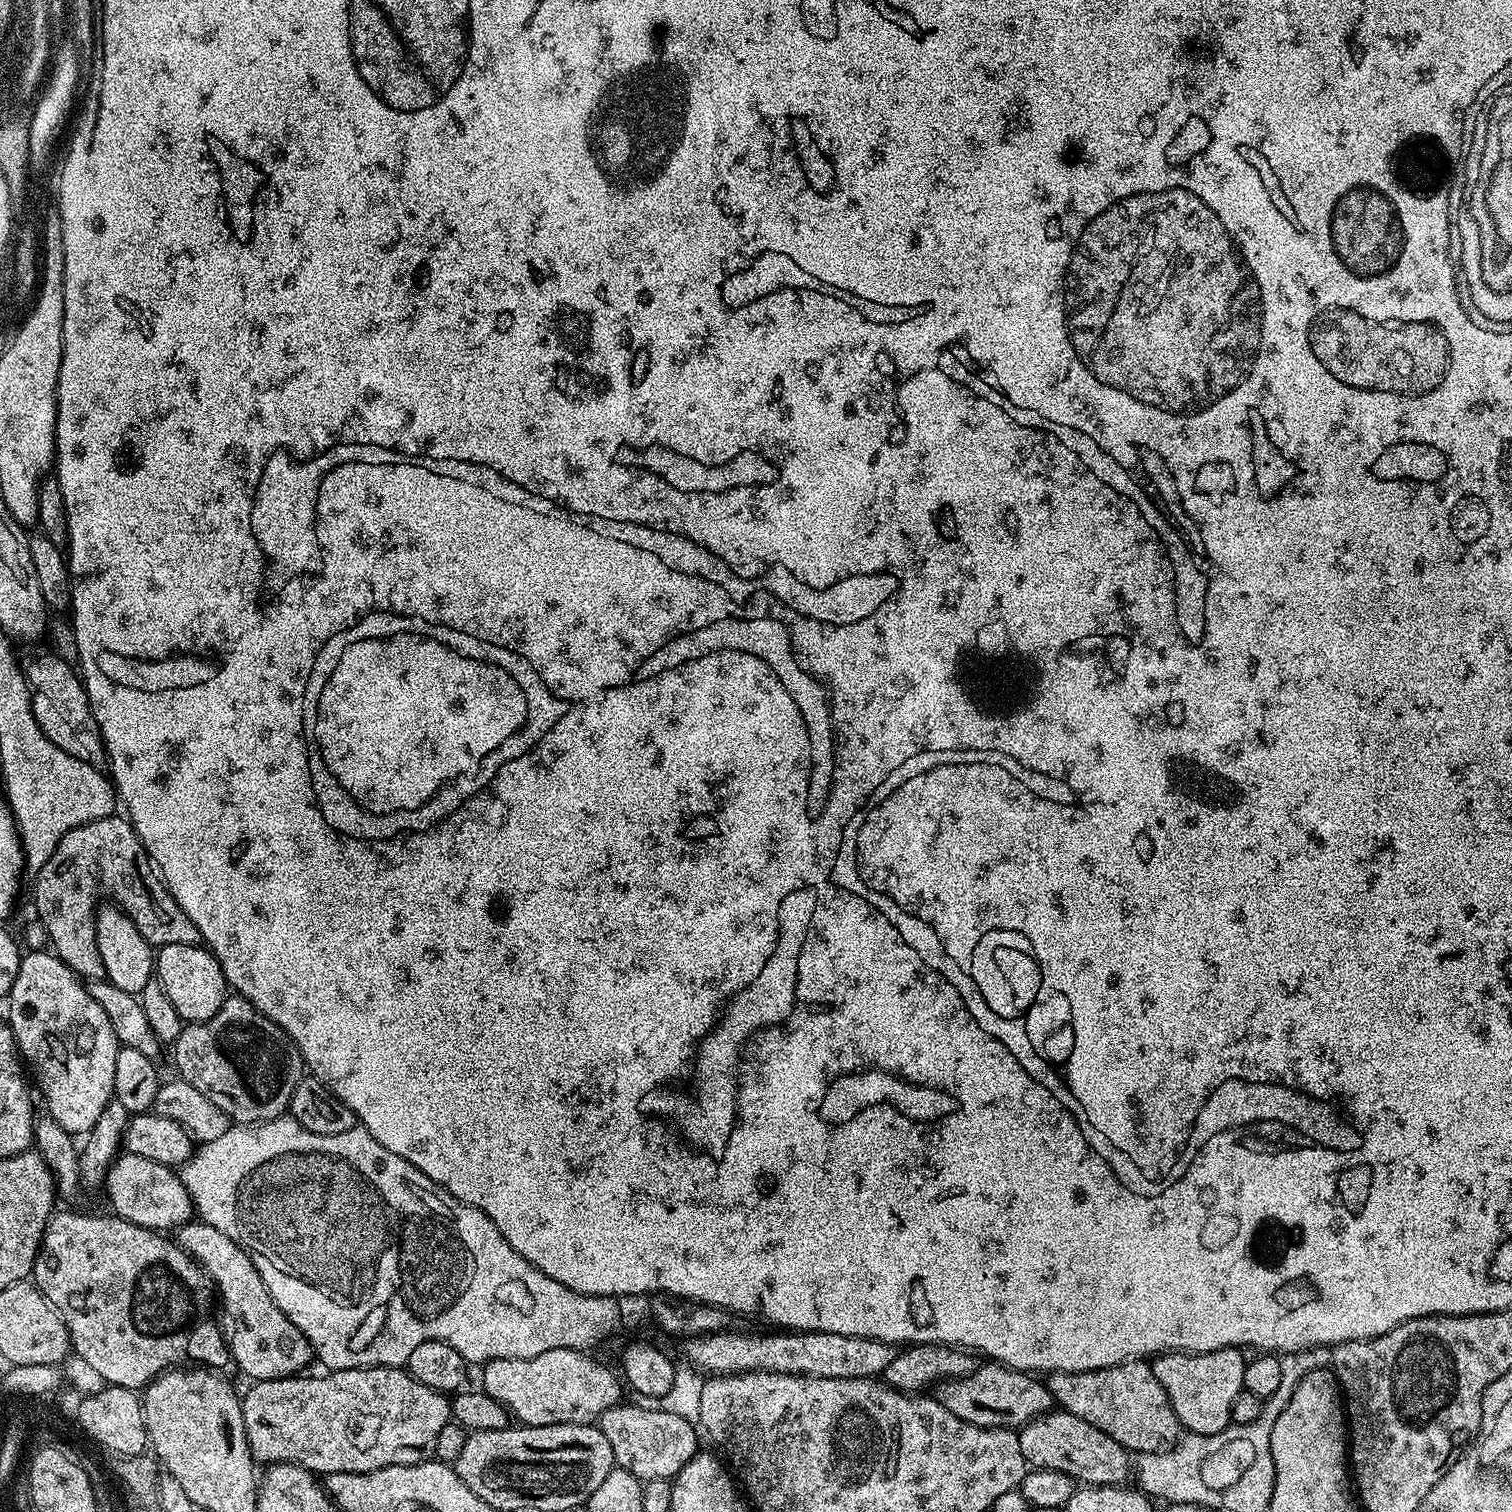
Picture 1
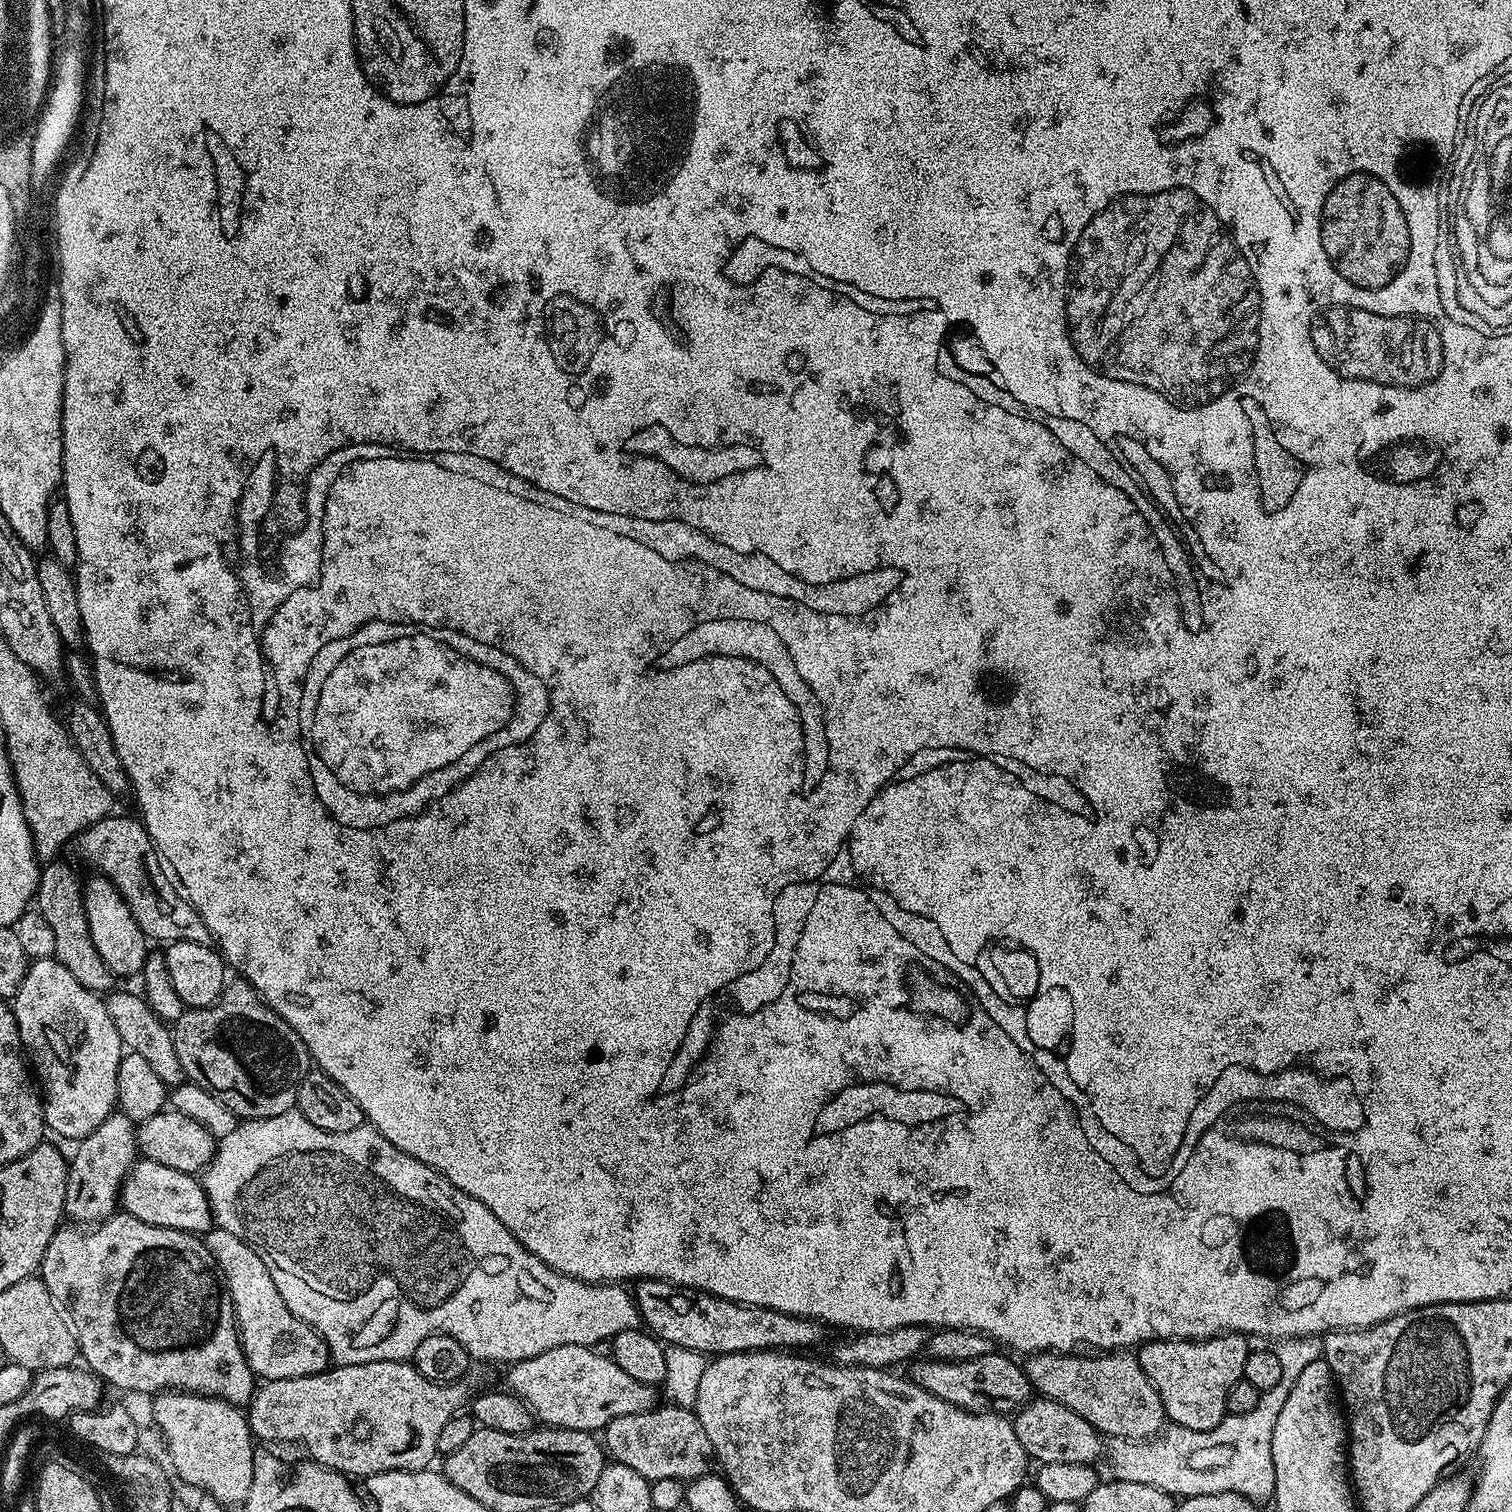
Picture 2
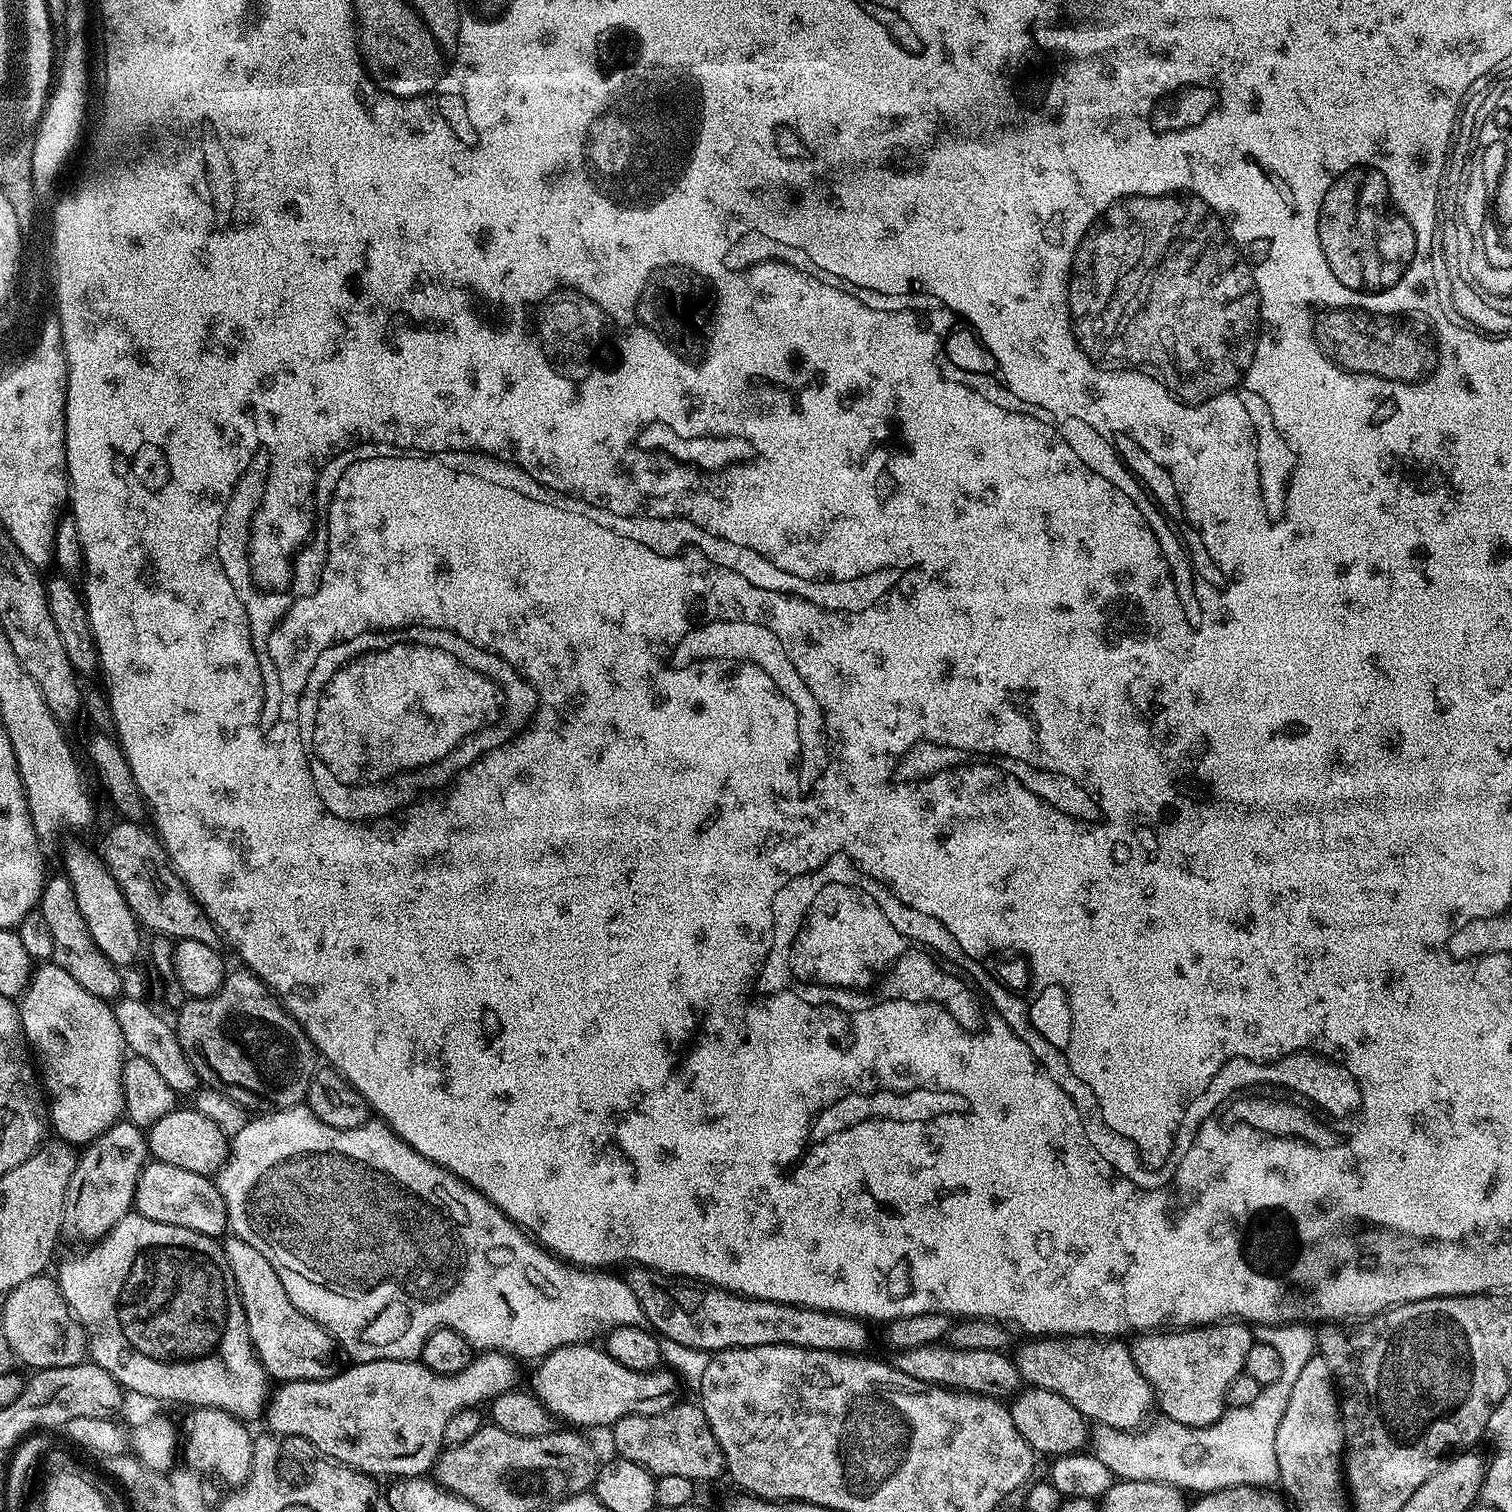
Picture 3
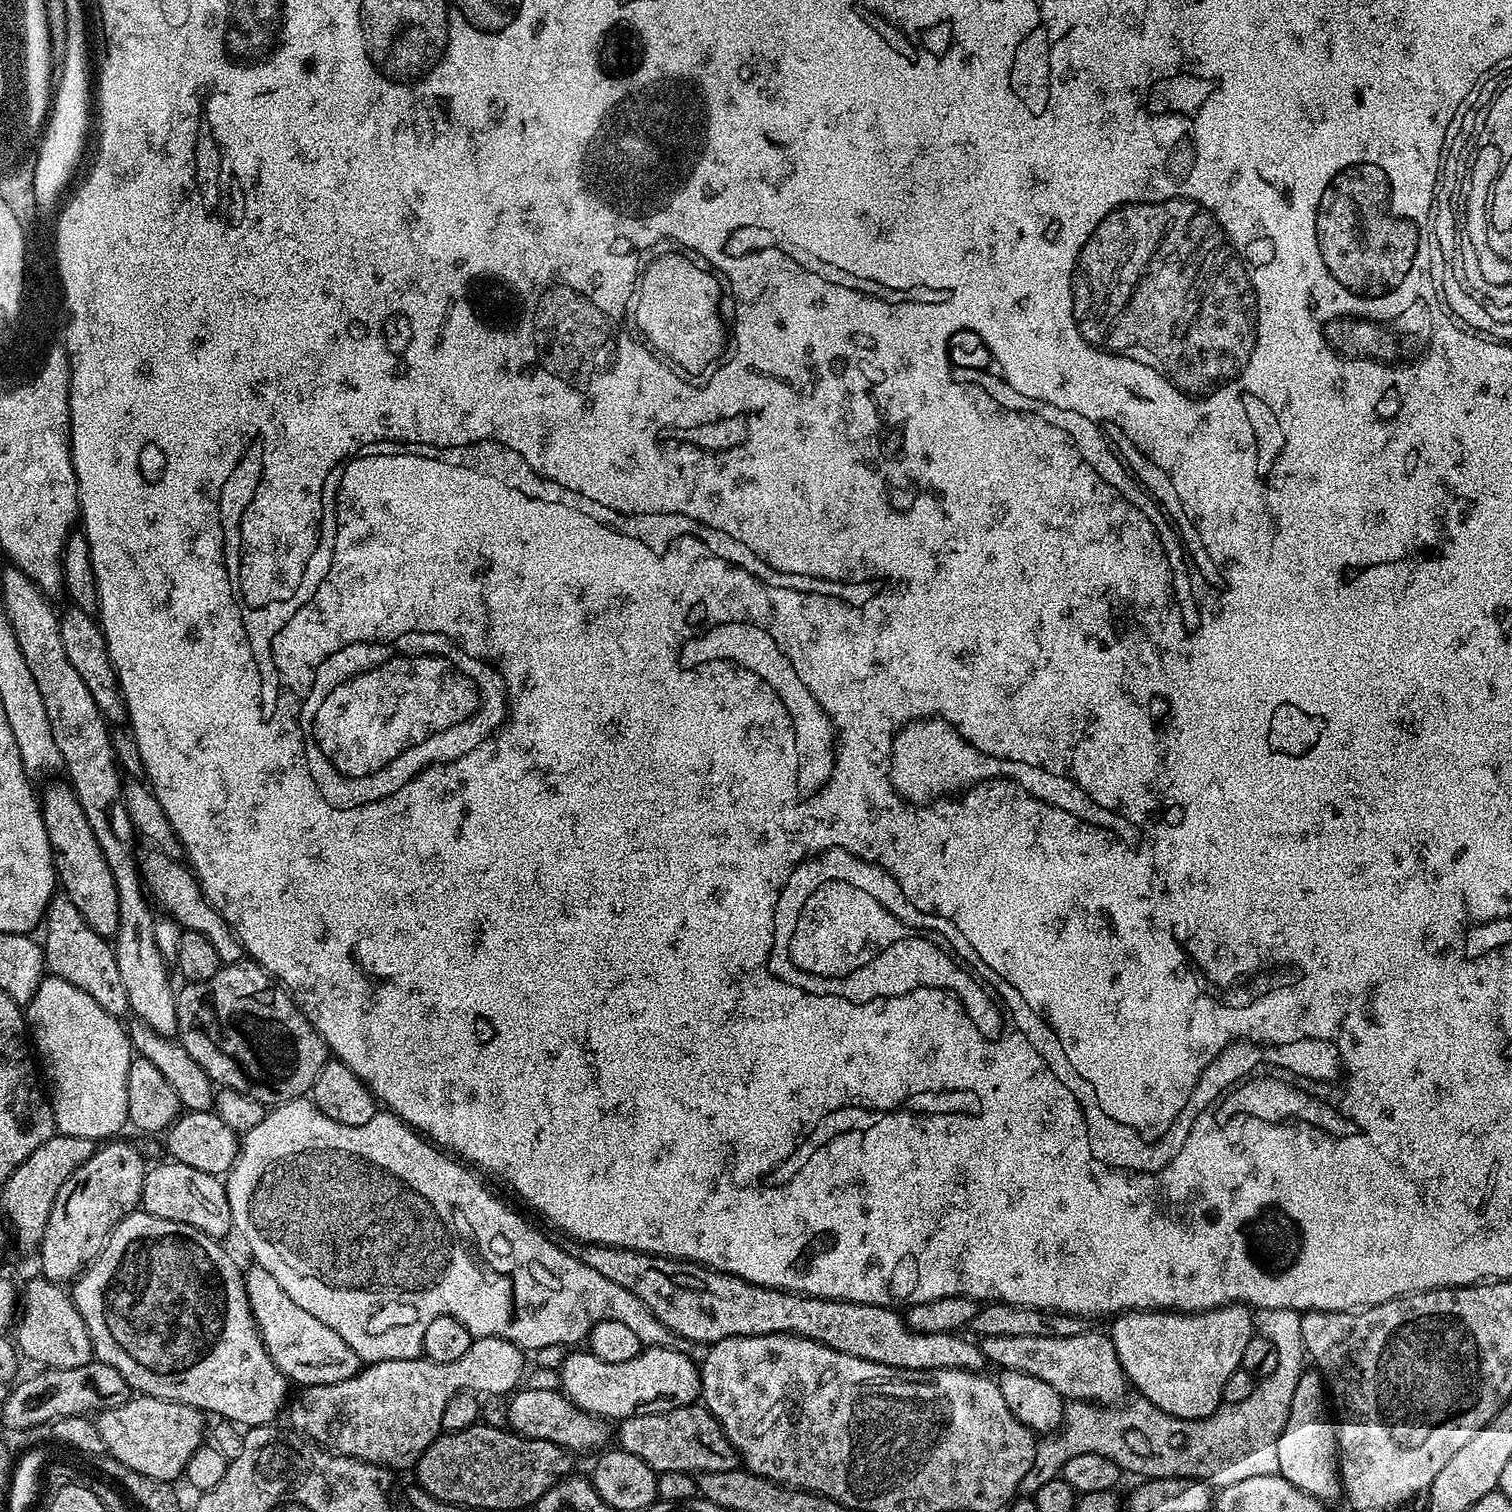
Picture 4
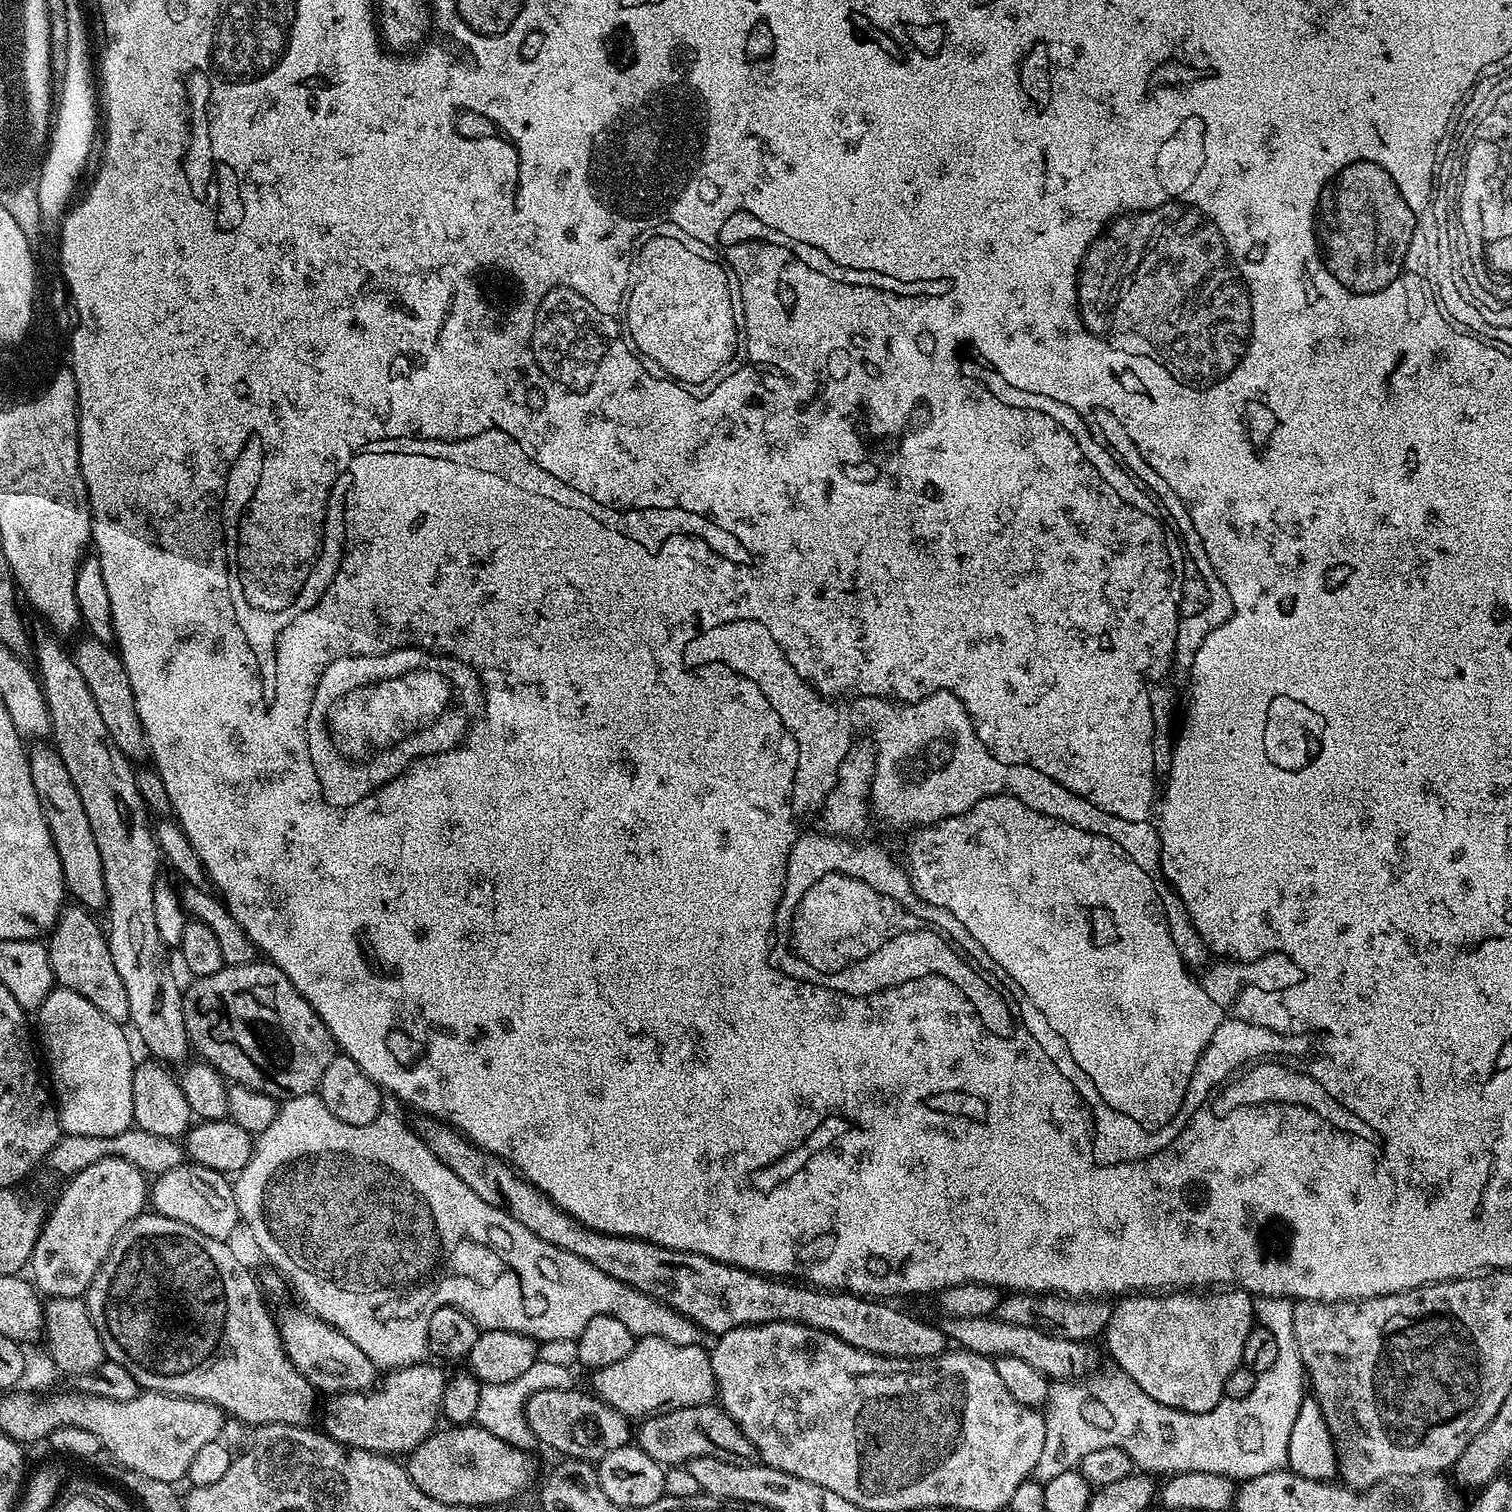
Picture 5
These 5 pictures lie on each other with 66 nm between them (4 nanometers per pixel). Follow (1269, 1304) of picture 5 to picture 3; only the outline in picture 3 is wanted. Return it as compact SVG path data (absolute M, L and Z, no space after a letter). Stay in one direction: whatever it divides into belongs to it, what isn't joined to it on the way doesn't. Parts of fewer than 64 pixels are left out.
M1289 1322L1255 1325L1254 1336L1278 1350L1278 1355L1282 1357L1282 1375L1278 1377L1278 1382L1263 1385L1258 1398L1254 1398L1250 1406L1227 1409L1205 1428L1182 1426L1182 1422L1167 1418L1160 1418L1157 1424L1149 1423L1143 1430L1111 1428L1101 1424L1090 1432L1092 1455L1098 1458L1098 1462L1110 1466L1113 1477L1166 1482L1192 1494L1217 1492L1219 1488L1243 1484L1275 1485L1280 1479L1280 1471L1278 1454L1270 1450L1270 1442L1275 1441L1278 1434L1278 1426L1282 1422L1282 1414L1286 1414L1286 1402L1290 1402L1290 1390L1294 1390L1298 1373L1312 1356L1317 1355L1318 1332L1307 1323Z

